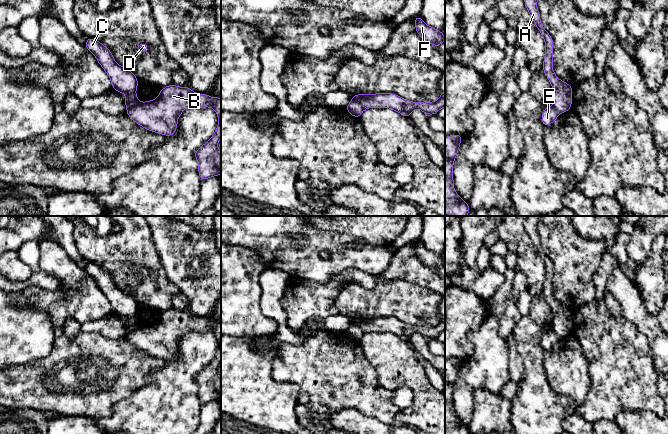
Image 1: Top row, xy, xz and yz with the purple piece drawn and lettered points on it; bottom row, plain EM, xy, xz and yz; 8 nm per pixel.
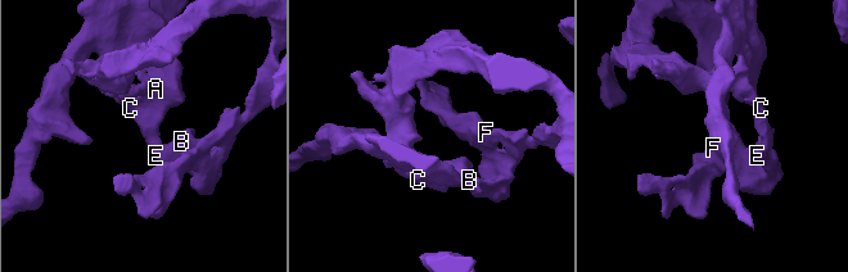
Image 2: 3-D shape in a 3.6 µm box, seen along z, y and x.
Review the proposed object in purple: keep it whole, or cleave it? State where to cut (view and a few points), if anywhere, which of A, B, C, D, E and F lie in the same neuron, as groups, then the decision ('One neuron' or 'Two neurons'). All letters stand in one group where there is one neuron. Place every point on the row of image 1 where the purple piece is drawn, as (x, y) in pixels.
Split along xz (351, 99), (358, 102), (363, 109). Groups: A C D / B E F. Two neurons

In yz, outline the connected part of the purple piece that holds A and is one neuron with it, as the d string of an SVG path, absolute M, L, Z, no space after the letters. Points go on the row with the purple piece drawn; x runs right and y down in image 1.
M524 0L527 11L529 12L536 28L539 30L545 41L545 57L543 59L542 70L544 71L545 76L548 78L554 91L553 106L558 110L558 112L564 113L569 111L572 107L573 86L569 85L563 80L560 80L554 73L554 41L541 23L540 13L537 8L537 2L538 0Z

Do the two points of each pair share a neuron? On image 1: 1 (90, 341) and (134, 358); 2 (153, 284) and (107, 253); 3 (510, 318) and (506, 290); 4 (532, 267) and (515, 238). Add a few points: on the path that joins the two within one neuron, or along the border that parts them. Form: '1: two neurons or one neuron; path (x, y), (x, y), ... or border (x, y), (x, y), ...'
1: one neuron; path (101, 352), (107, 358), (123, 358)
2: one neuron; path (142, 284), (138, 284), (118, 264)
3: one neuron; path (506, 311), (505, 297)
4: one neuron; path (528, 260), (522, 245)

